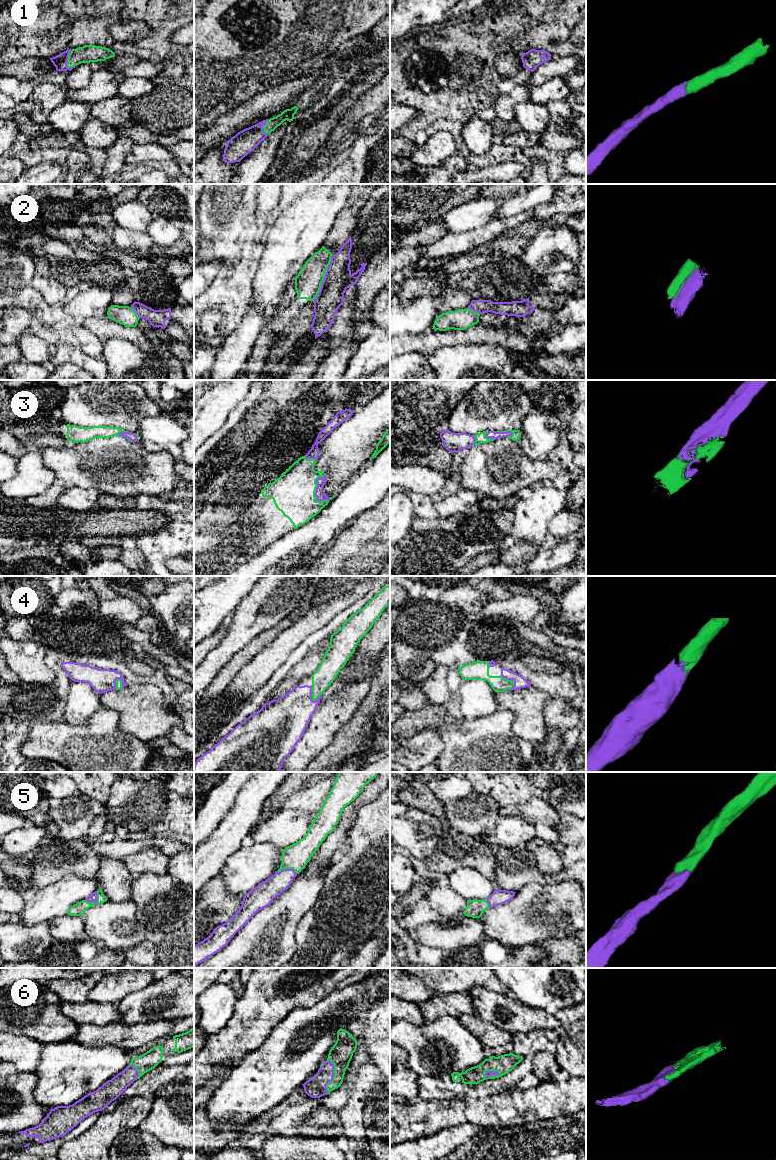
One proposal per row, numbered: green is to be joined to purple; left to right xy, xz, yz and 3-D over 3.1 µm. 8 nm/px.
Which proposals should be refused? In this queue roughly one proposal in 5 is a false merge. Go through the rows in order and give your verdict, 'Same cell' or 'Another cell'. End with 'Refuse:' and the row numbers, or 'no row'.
1: Same cell
2: Another cell
3: Same cell
4: Same cell
5: Same cell
6: Same cell
Refuse: 2

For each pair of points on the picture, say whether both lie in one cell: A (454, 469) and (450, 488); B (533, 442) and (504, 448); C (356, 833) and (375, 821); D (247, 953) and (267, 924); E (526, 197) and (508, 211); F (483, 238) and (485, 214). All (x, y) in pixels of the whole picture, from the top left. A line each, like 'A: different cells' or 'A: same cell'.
A: same cell
B: different cells
C: same cell
D: same cell
E: same cell
F: different cells

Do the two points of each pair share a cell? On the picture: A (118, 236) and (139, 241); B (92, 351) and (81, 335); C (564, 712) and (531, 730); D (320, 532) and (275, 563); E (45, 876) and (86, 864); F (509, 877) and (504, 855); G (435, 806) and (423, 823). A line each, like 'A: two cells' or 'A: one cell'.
A: one cell
B: one cell
C: two cells
D: one cell
E: one cell
F: one cell
G: two cells

